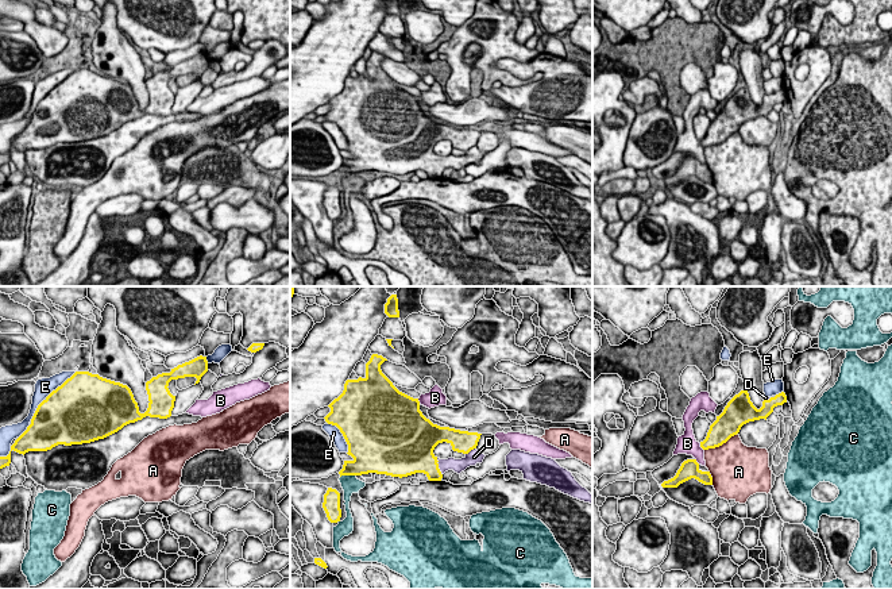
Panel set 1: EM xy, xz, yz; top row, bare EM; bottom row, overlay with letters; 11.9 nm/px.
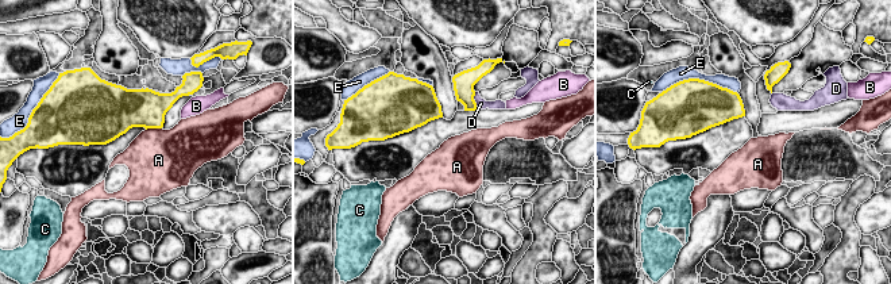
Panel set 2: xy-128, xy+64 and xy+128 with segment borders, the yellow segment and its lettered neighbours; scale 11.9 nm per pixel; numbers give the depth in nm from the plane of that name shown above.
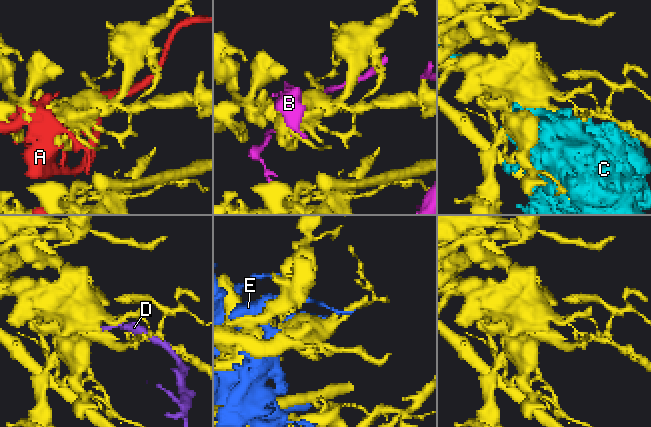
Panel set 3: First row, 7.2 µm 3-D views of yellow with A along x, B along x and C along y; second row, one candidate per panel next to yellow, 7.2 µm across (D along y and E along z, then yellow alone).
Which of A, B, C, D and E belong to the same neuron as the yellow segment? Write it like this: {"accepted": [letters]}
{"accepted": ["D"]}

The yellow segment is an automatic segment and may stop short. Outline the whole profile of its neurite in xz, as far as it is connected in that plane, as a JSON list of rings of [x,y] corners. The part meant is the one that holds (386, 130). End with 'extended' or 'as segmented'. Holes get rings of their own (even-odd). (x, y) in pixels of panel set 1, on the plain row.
[[[372,51],[366,74],[347,77],[343,91],[328,103],[331,109],[324,116],[340,127],[354,155],[344,158],[340,174],[424,170],[429,178],[441,178],[448,168],[460,172],[482,161],[486,153],[476,147],[482,131],[433,122],[420,108],[418,96],[399,89],[382,70],[385,58]],[[443,139],[466,154],[437,155],[433,147]]]; extended

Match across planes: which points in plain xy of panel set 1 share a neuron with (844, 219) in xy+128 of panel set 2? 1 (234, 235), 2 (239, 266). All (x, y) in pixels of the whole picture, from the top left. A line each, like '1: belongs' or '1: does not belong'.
1: belongs
2: does not belong

